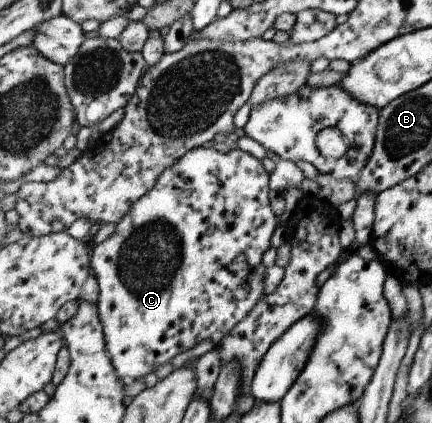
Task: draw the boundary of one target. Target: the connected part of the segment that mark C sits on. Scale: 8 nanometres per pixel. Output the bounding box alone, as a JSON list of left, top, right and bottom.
[93,145,279,384]

